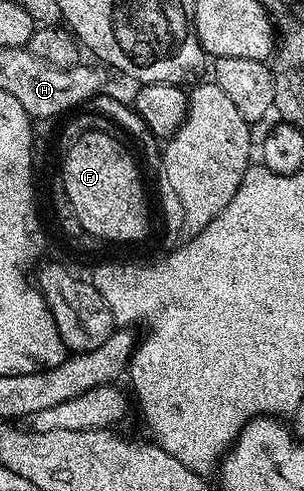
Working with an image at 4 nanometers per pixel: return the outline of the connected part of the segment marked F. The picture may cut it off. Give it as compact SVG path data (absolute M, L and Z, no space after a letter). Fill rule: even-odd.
M84 133L78 142L75 142L73 146L66 148L64 150L65 162L61 165L61 170L59 170L59 176L63 181L63 186L65 186L67 191L67 199L70 200L70 205L73 208L75 215L78 216L79 223L85 228L86 234L89 237L98 237L101 241L137 241L145 232L149 229L149 205L145 202L145 185L141 182L141 169L137 166L137 161L135 158L129 154L129 149L127 146L121 142L121 139L117 137L112 137L106 133Z

